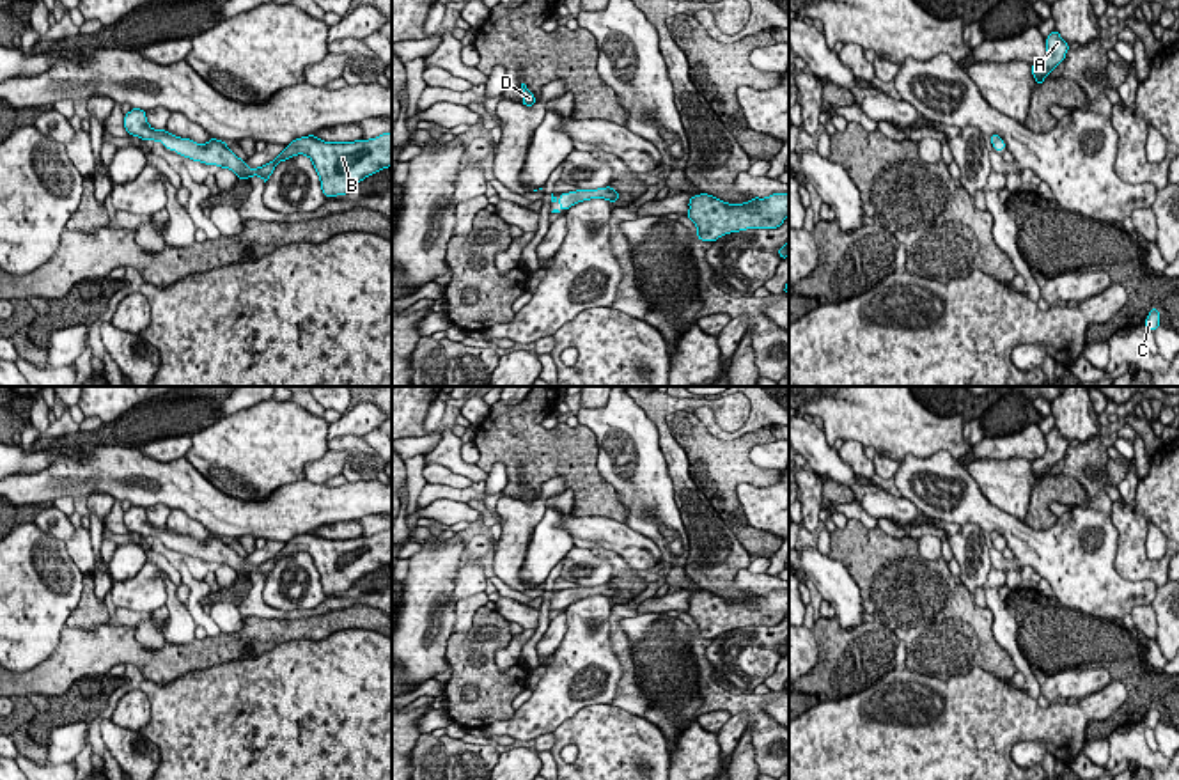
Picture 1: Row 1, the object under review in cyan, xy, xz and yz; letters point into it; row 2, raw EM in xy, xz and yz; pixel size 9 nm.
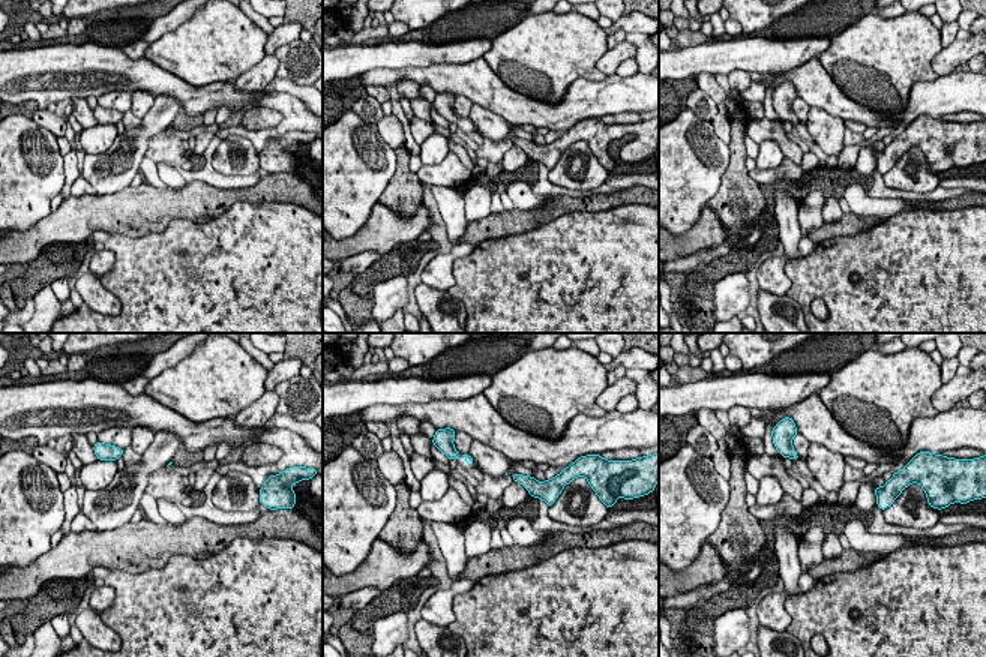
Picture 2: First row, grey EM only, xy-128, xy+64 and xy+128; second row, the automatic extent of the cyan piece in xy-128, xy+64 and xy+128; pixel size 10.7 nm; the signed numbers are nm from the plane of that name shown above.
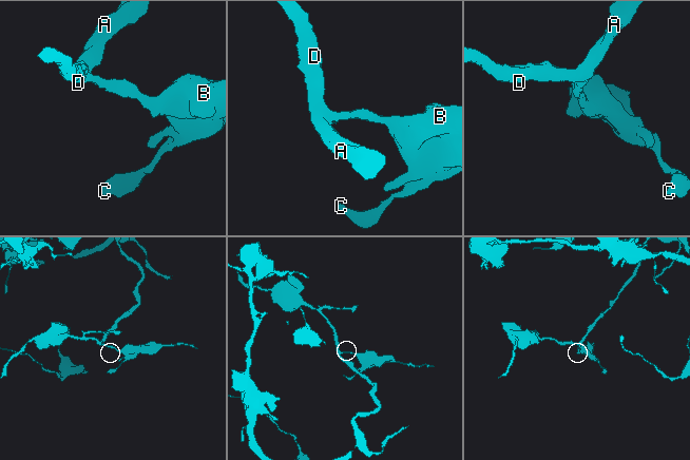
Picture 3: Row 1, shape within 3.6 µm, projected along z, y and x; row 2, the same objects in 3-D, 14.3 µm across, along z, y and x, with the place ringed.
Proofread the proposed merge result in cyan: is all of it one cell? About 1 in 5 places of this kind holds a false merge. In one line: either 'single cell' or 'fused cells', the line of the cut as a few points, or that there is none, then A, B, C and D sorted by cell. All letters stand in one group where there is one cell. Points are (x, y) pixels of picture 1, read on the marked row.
single cell | no cut | A B C D

